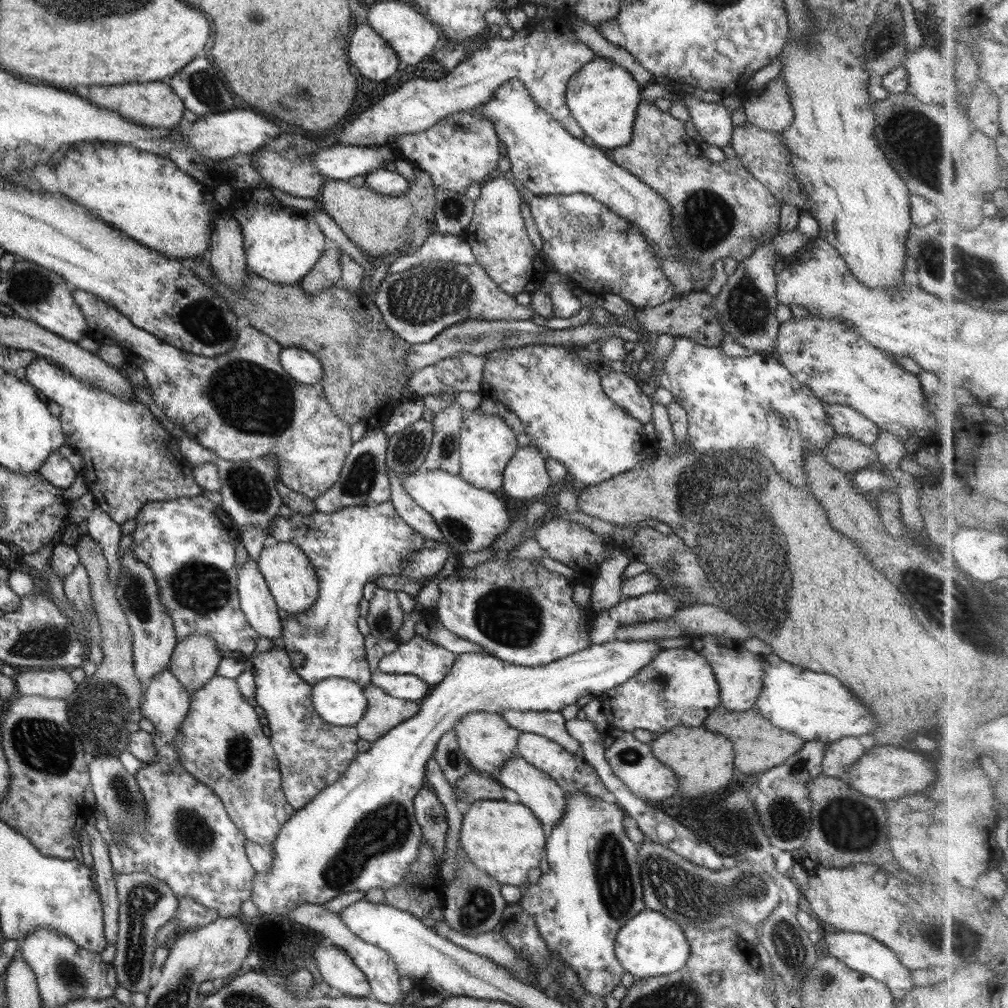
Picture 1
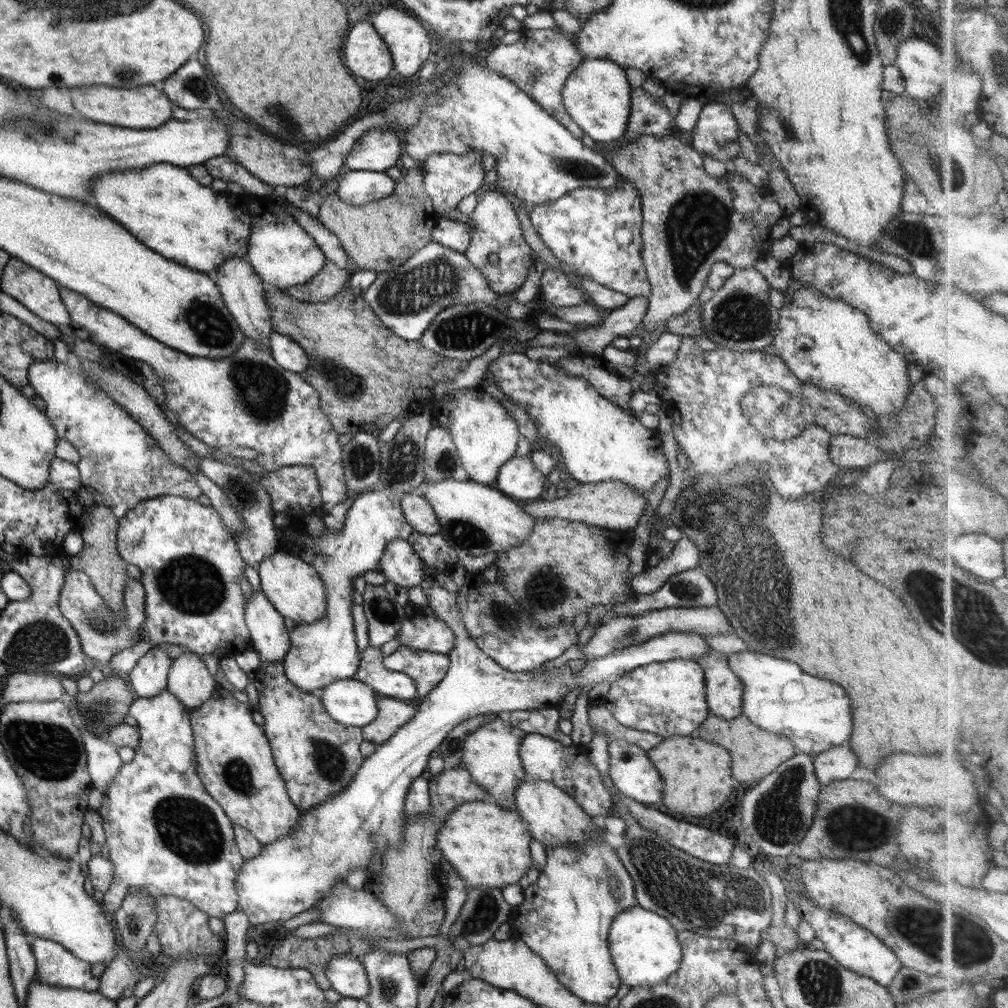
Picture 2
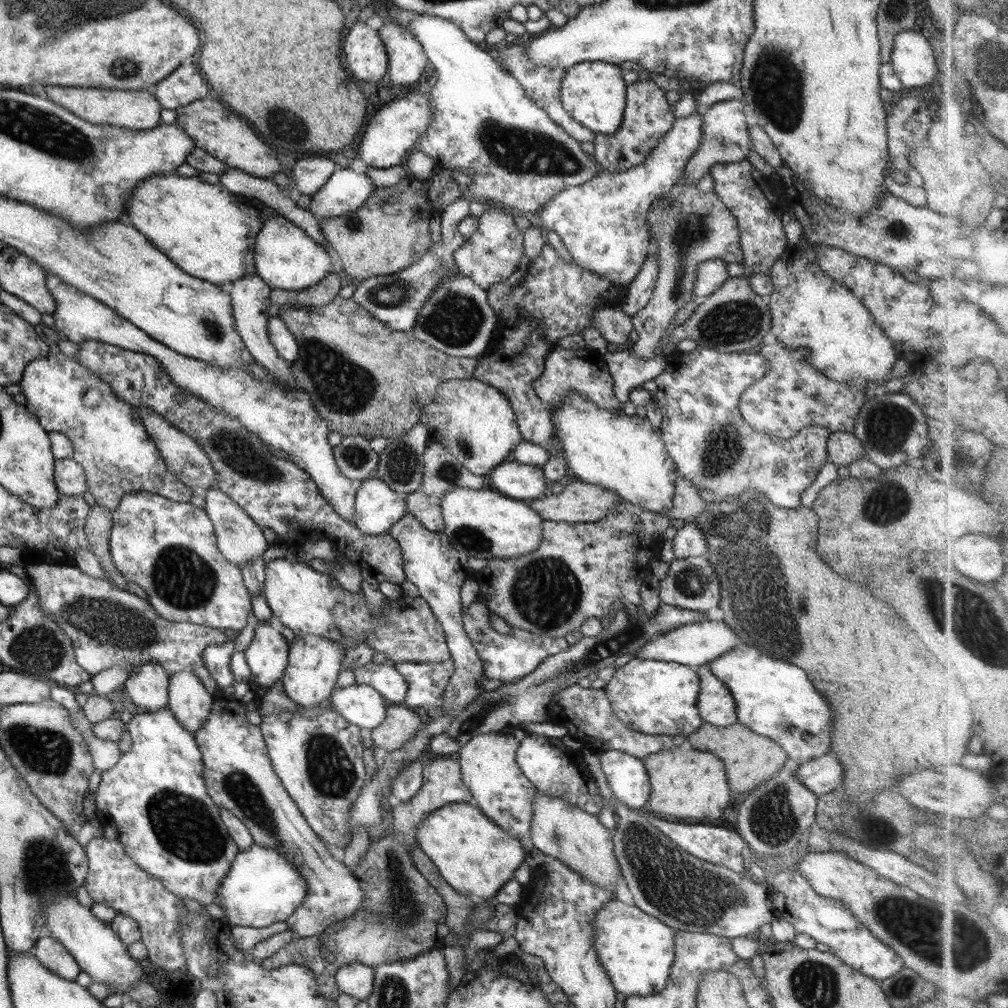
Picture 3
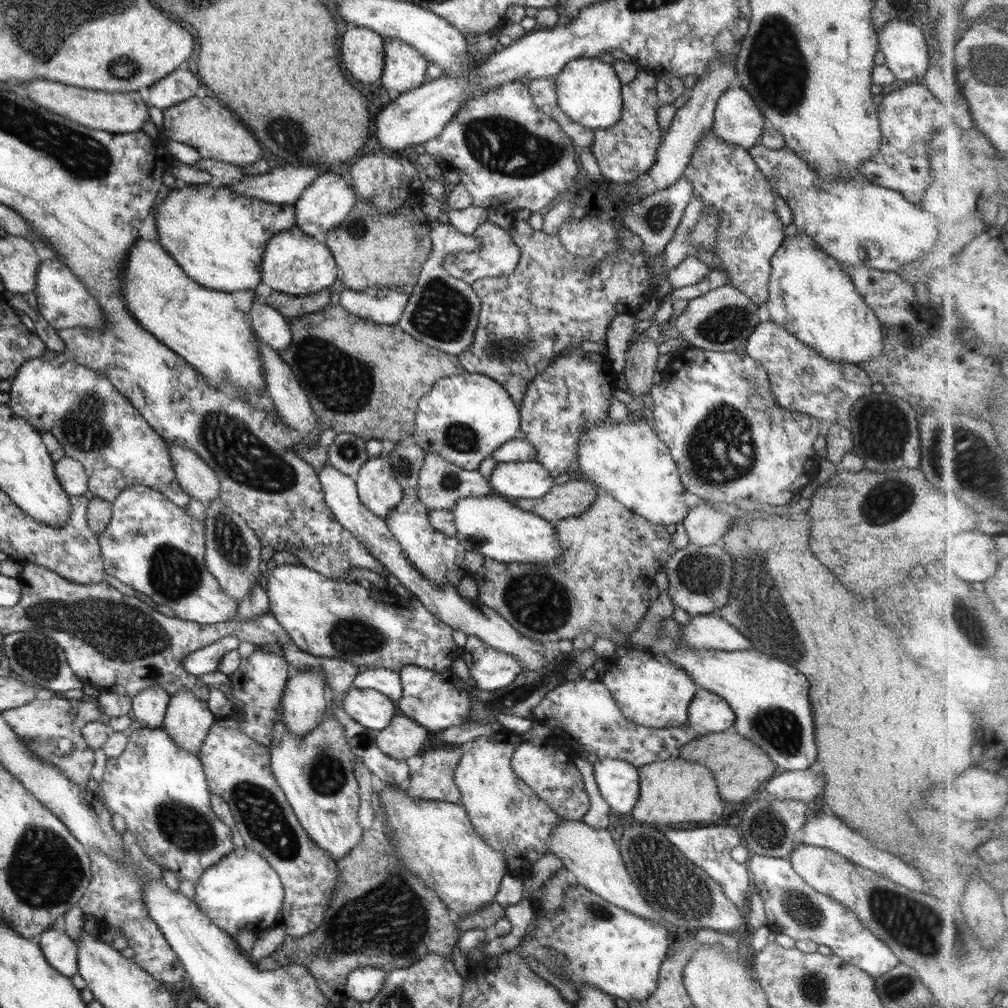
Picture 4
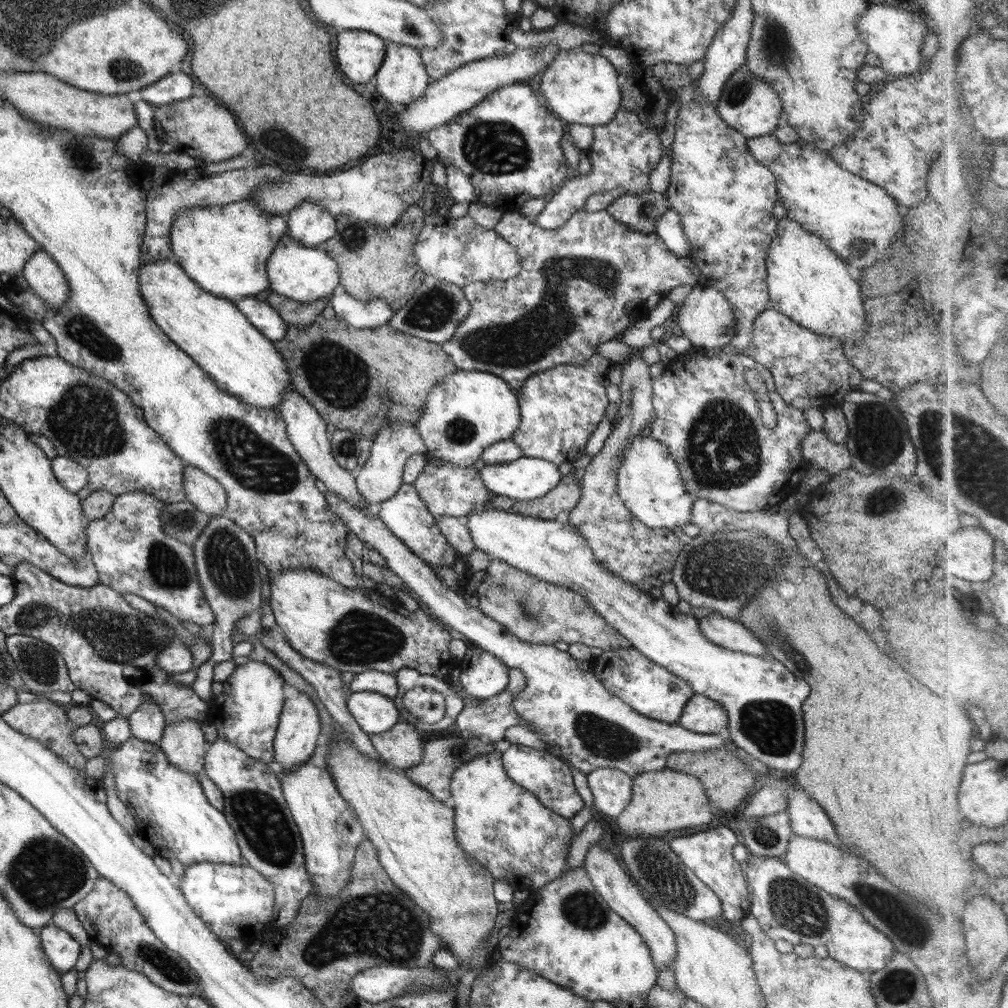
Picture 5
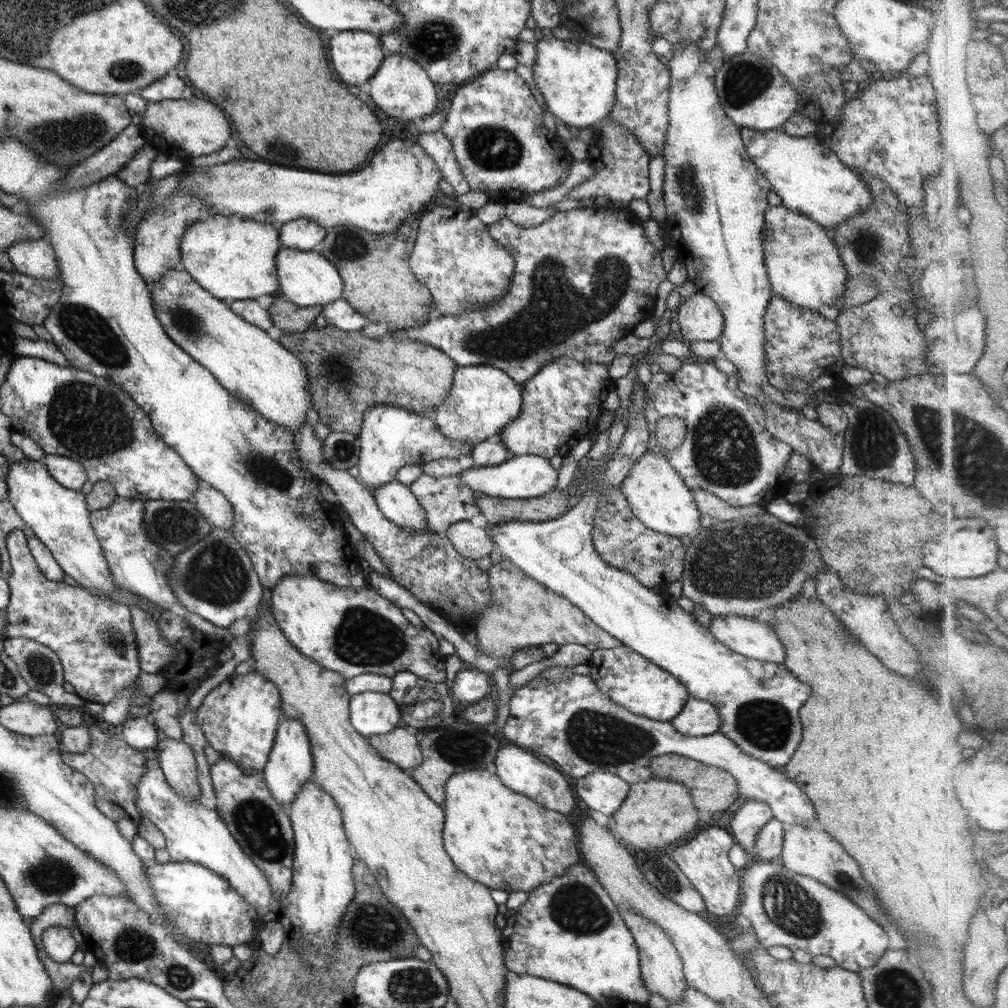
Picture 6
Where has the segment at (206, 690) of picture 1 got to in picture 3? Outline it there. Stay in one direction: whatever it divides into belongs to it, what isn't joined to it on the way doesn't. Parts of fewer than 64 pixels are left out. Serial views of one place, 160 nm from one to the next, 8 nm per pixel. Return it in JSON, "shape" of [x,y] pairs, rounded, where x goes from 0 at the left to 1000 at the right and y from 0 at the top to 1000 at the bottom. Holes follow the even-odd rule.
{"shape":[[[212,689],[212,692],[202,720],[193,728],[201,754],[204,786],[217,801],[226,803],[232,811],[241,813],[254,838],[276,844],[298,863],[304,874],[302,897],[298,897],[283,916],[293,930],[313,929],[324,919],[357,902],[361,884],[345,859],[331,853],[321,834],[304,815],[270,762],[259,722],[244,713],[243,701],[234,700],[221,690]]]}

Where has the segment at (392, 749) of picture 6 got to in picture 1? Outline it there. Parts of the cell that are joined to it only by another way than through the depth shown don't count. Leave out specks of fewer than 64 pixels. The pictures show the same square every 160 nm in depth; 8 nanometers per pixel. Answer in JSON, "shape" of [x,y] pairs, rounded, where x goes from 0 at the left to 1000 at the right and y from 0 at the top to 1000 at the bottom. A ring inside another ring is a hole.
{"shape":[[[369,679],[360,682],[364,690],[364,703],[354,718],[356,732],[370,737],[394,718],[413,710],[416,696],[387,690]]]}

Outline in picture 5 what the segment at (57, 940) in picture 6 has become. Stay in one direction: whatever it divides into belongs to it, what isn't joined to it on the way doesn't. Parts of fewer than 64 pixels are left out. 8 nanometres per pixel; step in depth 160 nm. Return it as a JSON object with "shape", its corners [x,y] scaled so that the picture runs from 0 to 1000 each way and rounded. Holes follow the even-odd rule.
{"shape":[[[54,917],[42,920],[37,924],[42,934],[43,943],[51,956],[64,965],[71,962],[75,958],[79,942],[81,942],[74,930]]]}

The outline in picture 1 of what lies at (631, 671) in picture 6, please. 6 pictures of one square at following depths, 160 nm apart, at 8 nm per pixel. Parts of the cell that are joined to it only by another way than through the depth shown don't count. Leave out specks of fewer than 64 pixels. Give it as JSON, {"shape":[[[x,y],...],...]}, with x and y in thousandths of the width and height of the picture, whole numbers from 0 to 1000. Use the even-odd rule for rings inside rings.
{"shape":[[[684,641],[656,645],[645,659],[638,661],[625,675],[597,689],[597,704],[604,718],[621,726],[637,723],[657,728],[674,720],[697,720],[699,712],[713,699],[712,676],[702,656]]]}

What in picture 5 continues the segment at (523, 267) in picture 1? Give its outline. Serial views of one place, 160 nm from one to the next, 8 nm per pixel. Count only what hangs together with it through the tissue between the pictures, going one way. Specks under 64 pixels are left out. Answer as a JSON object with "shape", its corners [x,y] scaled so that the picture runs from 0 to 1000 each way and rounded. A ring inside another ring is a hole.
{"shape":[[[424,213],[420,217],[411,252],[422,274],[443,278],[456,286],[468,280],[503,279],[517,269],[512,245],[489,228],[472,222],[464,213],[452,217]]]}

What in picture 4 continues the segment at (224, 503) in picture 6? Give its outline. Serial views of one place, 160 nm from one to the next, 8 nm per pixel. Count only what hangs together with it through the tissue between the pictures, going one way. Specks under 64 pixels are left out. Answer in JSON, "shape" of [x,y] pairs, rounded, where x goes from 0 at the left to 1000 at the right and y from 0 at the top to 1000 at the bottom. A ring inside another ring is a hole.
{"shape":[[[168,440],[170,457],[179,484],[192,496],[209,499],[218,491],[217,472],[192,447]]]}

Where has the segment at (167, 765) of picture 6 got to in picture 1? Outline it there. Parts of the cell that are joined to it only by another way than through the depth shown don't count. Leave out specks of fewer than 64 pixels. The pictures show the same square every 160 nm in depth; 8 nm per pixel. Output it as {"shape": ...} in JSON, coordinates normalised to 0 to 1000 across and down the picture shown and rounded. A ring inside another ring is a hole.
{"shape":[[[190,628],[175,638],[168,664],[185,685],[191,687],[210,675],[219,655],[209,632]]]}

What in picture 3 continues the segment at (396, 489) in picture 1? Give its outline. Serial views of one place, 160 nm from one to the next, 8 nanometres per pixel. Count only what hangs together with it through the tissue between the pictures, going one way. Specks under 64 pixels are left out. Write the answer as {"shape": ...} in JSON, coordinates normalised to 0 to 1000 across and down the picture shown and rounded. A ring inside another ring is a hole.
{"shape":[[[415,487],[405,489],[401,494],[404,498],[404,508],[411,511],[421,524],[429,528],[439,528],[441,518],[435,496],[423,493],[422,489]]]}

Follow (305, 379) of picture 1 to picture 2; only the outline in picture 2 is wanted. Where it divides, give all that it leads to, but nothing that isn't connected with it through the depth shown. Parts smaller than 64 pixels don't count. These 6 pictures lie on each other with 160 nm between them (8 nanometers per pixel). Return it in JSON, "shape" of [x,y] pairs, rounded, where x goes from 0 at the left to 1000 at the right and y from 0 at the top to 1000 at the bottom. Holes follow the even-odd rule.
{"shape":[[[272,328],[268,332],[267,347],[272,358],[282,367],[298,371],[306,366],[306,351],[282,330]]]}

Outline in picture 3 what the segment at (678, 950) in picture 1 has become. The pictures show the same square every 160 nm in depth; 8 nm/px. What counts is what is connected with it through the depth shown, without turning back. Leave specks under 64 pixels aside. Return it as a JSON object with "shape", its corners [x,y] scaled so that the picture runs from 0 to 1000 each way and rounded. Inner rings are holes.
{"shape":[[[611,892],[599,897],[599,901],[590,907],[587,923],[593,953],[612,984],[623,989],[643,988],[659,982],[665,960],[671,952],[670,921],[631,899],[623,899]]]}

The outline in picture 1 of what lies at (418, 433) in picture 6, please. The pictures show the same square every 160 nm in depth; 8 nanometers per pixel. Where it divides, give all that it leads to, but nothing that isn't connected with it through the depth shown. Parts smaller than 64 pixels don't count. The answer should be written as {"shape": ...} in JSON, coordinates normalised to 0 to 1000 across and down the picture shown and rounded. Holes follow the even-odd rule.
{"shape":[[[388,496],[341,503],[327,510],[314,506],[309,511],[290,507],[286,515],[276,511],[267,526],[269,536],[294,540],[301,546],[316,573],[316,590],[313,597],[306,605],[287,610],[278,618],[280,619],[278,640],[289,653],[291,666],[308,680],[323,673],[347,674],[358,682],[367,680],[368,667],[366,657],[363,655],[362,631],[357,628],[354,621],[357,611],[356,597],[360,592],[361,580],[371,578],[376,571],[395,570],[404,561],[406,552],[422,543],[420,541],[422,534],[393,508]]]}

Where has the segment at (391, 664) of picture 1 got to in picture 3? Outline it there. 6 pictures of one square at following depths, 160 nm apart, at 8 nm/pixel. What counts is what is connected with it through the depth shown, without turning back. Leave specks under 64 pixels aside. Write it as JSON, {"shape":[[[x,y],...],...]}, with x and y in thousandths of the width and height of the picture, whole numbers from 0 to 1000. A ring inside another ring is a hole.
{"shape":[[[448,654],[437,657],[397,657],[391,658],[393,665],[405,678],[401,700],[409,703],[419,716],[431,714],[441,704],[441,685],[451,666]]]}

